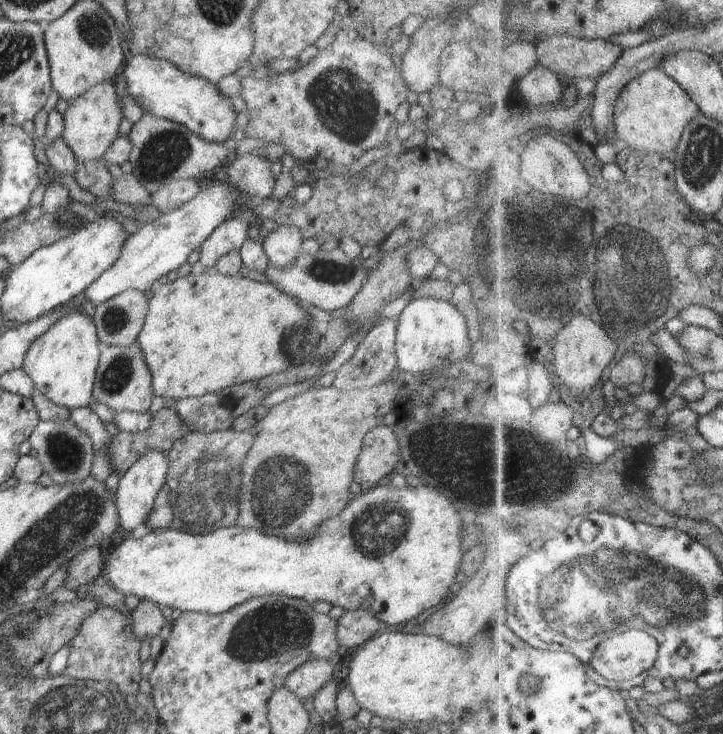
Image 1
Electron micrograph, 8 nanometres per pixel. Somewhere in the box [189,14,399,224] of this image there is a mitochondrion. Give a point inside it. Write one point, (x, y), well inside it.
(343, 104)

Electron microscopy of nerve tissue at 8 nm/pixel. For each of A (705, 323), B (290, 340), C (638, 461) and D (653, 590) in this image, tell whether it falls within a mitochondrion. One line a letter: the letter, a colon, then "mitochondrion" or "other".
A: other
B: mitochondrion
C: other
D: mitochondrion

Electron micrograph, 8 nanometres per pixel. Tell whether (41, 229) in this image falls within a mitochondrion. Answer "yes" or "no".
no

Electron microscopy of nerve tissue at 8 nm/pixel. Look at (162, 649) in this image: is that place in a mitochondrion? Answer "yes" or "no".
no

